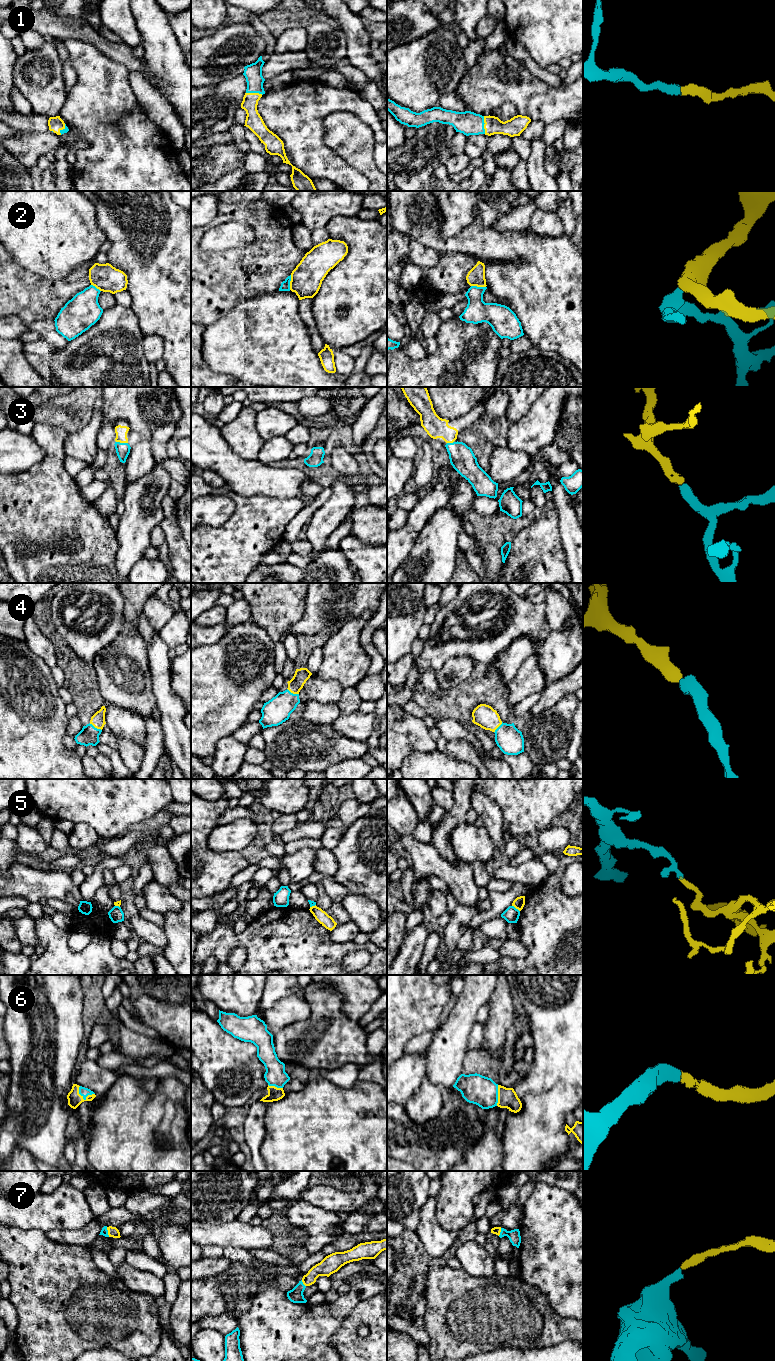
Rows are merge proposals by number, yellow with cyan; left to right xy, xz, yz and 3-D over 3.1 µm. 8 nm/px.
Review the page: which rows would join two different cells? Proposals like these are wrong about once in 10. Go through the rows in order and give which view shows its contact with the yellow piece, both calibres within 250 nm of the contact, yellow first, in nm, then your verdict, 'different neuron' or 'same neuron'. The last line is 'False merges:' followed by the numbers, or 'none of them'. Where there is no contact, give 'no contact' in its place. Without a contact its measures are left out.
1: meets yellow in yz; 150 nm thick on the yellow side, 190 nm on the other; same neuron
2: meets yellow in xz; 260 nm thick on the yellow side, 80 nm on the other; same neuron
3: meets yellow in xy; 100 nm thick on the yellow side, 110 nm on the other; same neuron
4: meets yellow in xy; 110 nm thick on the yellow side, 160 nm on the other; same neuron
5: meets yellow in yz; 90 nm thick on the yellow side, 120 nm on the other; different neuron
6: meets yellow in xy; 110 nm thick on the yellow side, 70 nm on the other; same neuron
7: meets yellow in xy; 80 nm thick on the yellow side, 60 nm on the other; same neuron
False merges: 5

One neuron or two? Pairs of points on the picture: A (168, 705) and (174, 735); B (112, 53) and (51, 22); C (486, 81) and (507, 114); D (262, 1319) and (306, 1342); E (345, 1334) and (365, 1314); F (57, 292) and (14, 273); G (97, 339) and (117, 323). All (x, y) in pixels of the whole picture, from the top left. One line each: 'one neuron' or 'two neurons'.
A: one neuron
B: one neuron
C: two neurons
D: one neuron
E: one neuron
F: one neuron
G: one neuron

